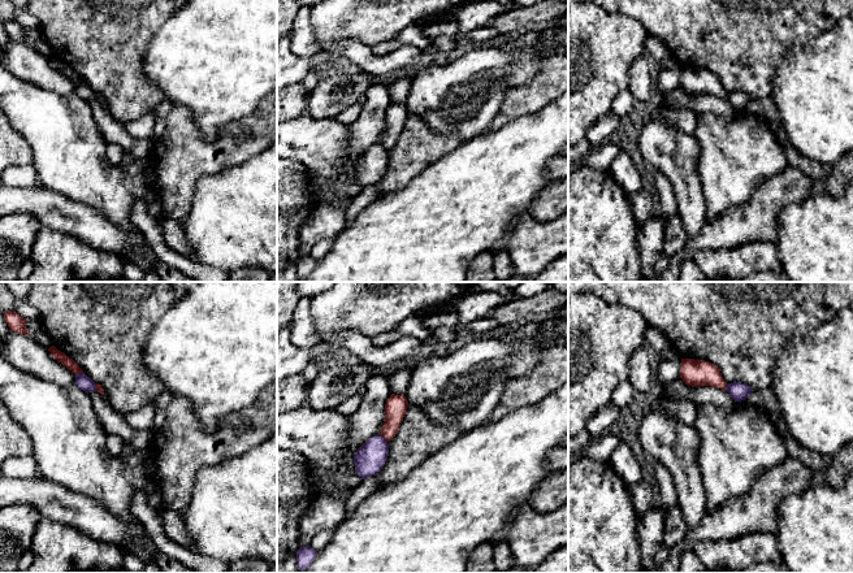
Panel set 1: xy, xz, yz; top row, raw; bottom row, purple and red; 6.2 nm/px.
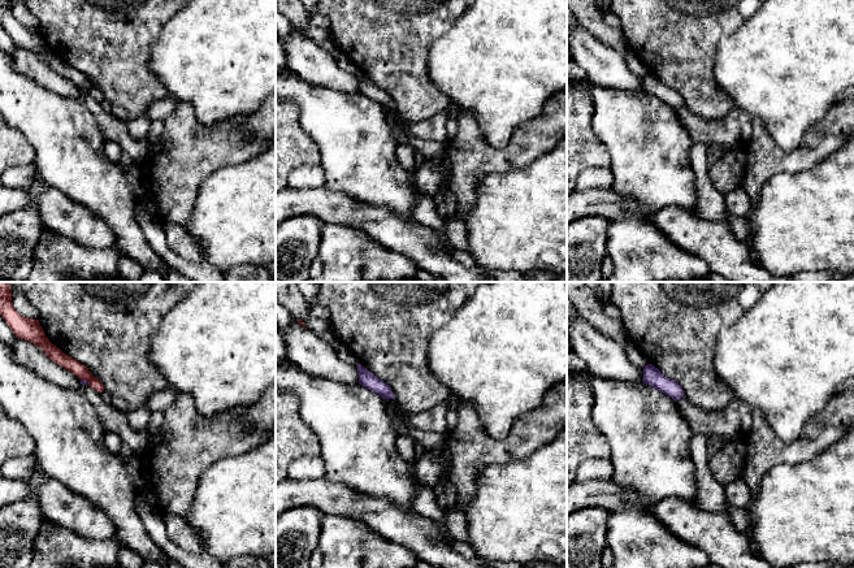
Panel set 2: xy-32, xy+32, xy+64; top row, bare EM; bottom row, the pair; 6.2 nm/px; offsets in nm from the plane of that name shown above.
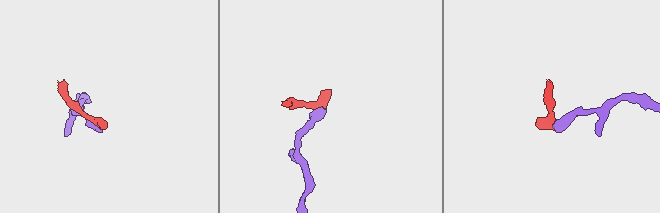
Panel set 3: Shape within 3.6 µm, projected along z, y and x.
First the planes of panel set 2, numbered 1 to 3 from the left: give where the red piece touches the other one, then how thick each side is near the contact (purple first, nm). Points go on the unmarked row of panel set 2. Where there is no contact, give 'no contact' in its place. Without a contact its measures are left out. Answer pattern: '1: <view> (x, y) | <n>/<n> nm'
1: xy-32 (85, 89) | 30/90 nm
2: no contact
3: no contact

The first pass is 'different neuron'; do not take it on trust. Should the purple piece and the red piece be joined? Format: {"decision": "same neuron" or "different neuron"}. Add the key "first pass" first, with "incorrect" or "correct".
{"first pass": "correct", "decision": "different neuron"}

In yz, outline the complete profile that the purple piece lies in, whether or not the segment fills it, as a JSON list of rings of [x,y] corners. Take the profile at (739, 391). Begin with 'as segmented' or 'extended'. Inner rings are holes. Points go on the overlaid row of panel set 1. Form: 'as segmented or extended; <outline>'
as segmented; [[[733,382],[727,383],[727,391],[735,401],[745,400],[754,390],[746,383]]]

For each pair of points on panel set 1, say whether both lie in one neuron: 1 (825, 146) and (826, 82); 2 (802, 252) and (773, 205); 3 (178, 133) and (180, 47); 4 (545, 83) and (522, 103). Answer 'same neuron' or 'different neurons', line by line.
1: same neuron
2: different neurons
3: different neurons
4: same neuron

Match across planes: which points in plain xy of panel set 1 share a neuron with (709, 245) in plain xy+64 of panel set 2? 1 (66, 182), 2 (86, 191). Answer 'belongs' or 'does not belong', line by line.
1: does not belong
2: does not belong

